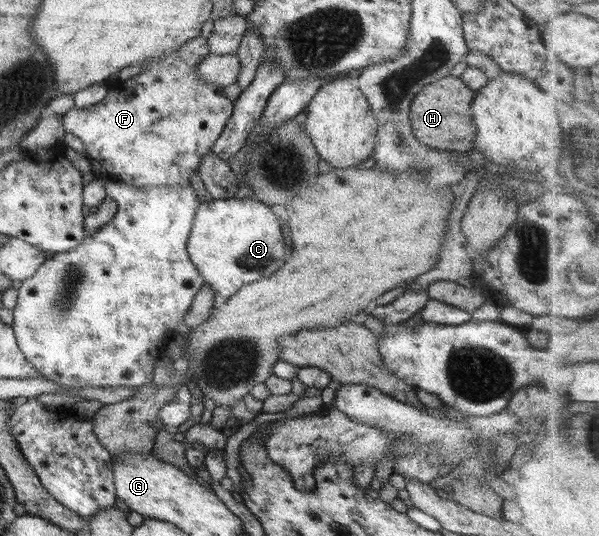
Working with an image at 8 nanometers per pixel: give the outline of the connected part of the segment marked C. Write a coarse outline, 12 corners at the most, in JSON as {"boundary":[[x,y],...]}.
{"boundary":[[257,198],[197,208],[186,250],[224,300],[285,263]]}

